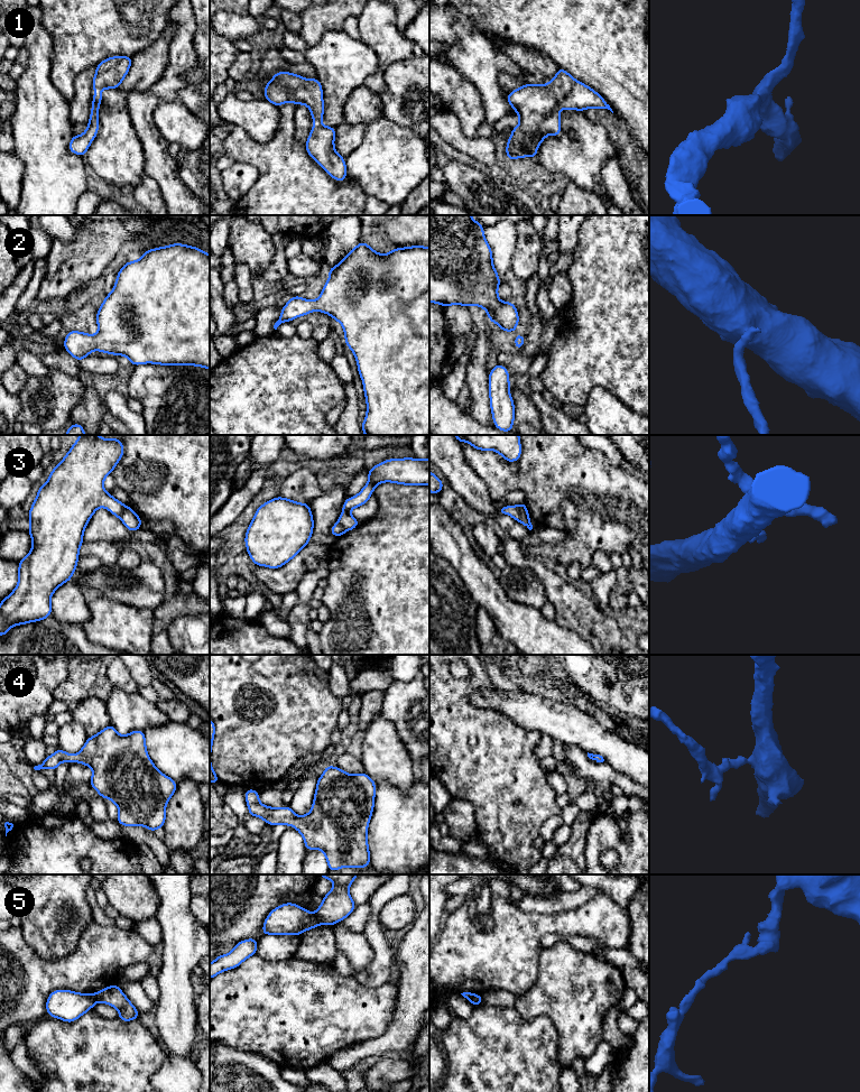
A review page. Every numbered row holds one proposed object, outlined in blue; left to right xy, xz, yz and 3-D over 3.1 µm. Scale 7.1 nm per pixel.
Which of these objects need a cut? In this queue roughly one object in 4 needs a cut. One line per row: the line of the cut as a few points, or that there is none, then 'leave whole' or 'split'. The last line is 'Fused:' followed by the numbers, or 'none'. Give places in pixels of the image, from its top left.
1: no cut; leave whole
2: no cut; leave whole
3: cut in yz along (516, 506), (528, 518); split
4: no cut; leave whole
5: cut in xz along (314, 913), (320, 923); split
Fused: 3, 5

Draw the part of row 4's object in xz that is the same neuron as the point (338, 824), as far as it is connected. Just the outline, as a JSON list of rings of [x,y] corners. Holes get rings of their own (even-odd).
[[[326,766],[317,780],[312,811],[297,816],[289,806],[272,808],[259,803],[259,792],[246,789],[249,815],[261,817],[269,825],[294,826],[305,842],[306,851],[318,849],[325,854],[329,870],[343,867],[367,868],[370,863],[368,825],[374,806],[376,783],[366,774],[350,775],[337,767]]]

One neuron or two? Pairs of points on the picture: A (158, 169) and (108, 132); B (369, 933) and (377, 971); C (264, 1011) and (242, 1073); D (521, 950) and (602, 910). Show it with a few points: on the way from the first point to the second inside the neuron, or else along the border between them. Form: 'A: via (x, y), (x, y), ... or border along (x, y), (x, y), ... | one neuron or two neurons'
A: border along (137, 132), (142, 148), (145, 174) | two neurons
B: via (378, 942), (380, 944), (380, 962) | one neuron
C: border along (224, 1044), (240, 1051), (258, 1053), (274, 1063) | two neurons
D: via (541, 929), (546, 924), (582, 922) | one neuron

